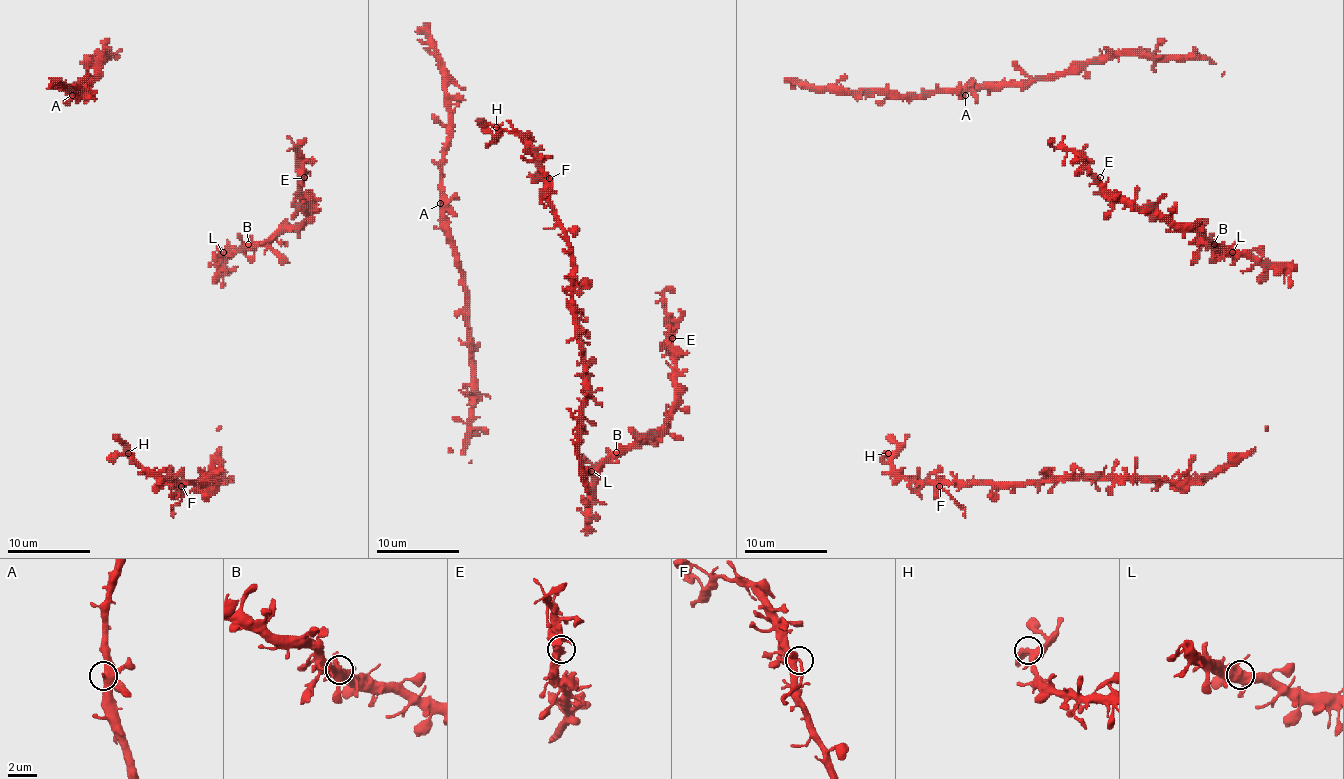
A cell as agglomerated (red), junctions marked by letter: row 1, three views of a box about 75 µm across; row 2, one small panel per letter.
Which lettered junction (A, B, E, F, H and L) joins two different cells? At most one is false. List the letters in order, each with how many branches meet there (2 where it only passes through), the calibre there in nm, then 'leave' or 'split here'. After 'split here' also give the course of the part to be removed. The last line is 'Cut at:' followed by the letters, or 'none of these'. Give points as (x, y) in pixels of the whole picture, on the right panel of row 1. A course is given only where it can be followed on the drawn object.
A: 3 branches meet; 360 nm thick; leave
B: 7 branches meet; 460 nm thick; leave
E: 4 branches meet; 400 nm thick; leave
F: 5 branches meet; 340 nm thick; split here; foreign part runs (940, 486), (965, 509), (965, 517)
H: 4 branches meet; 320 nm thick; leave
L: 7 branches meet; 500 nm thick; leave
Cut at: F

